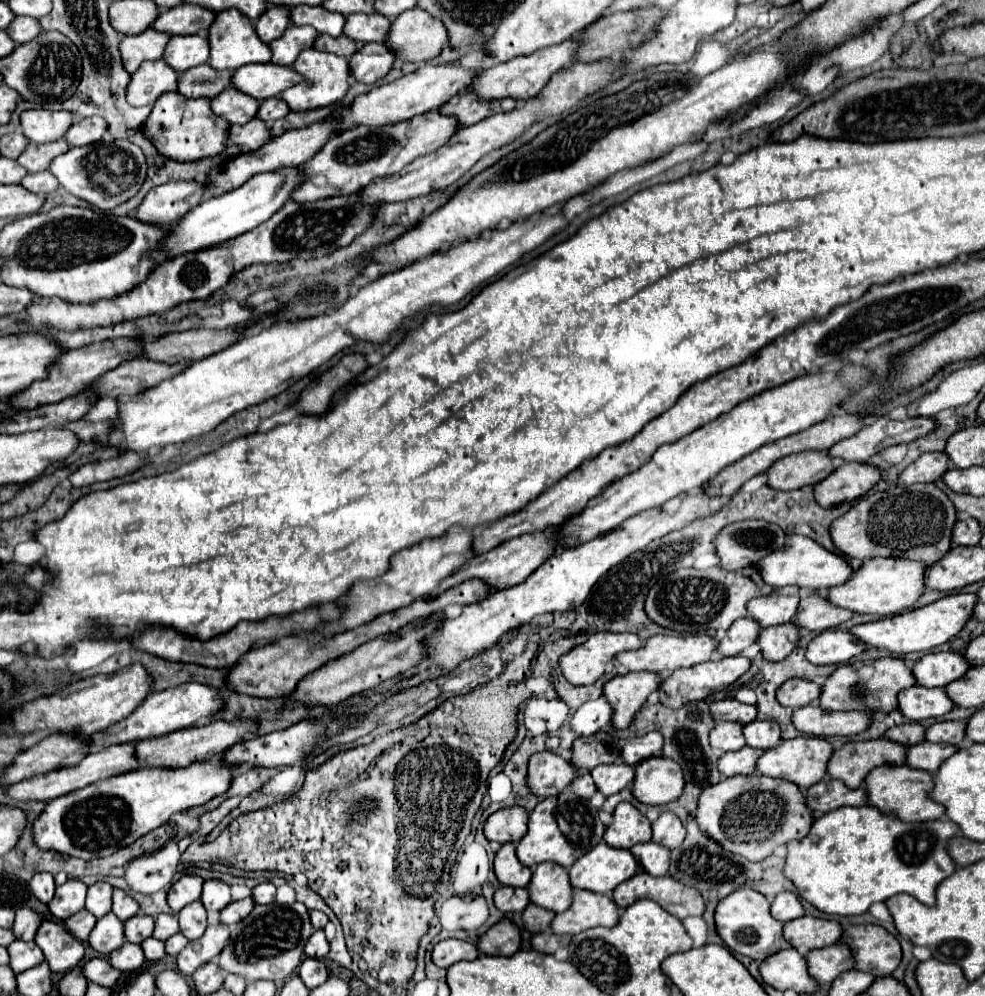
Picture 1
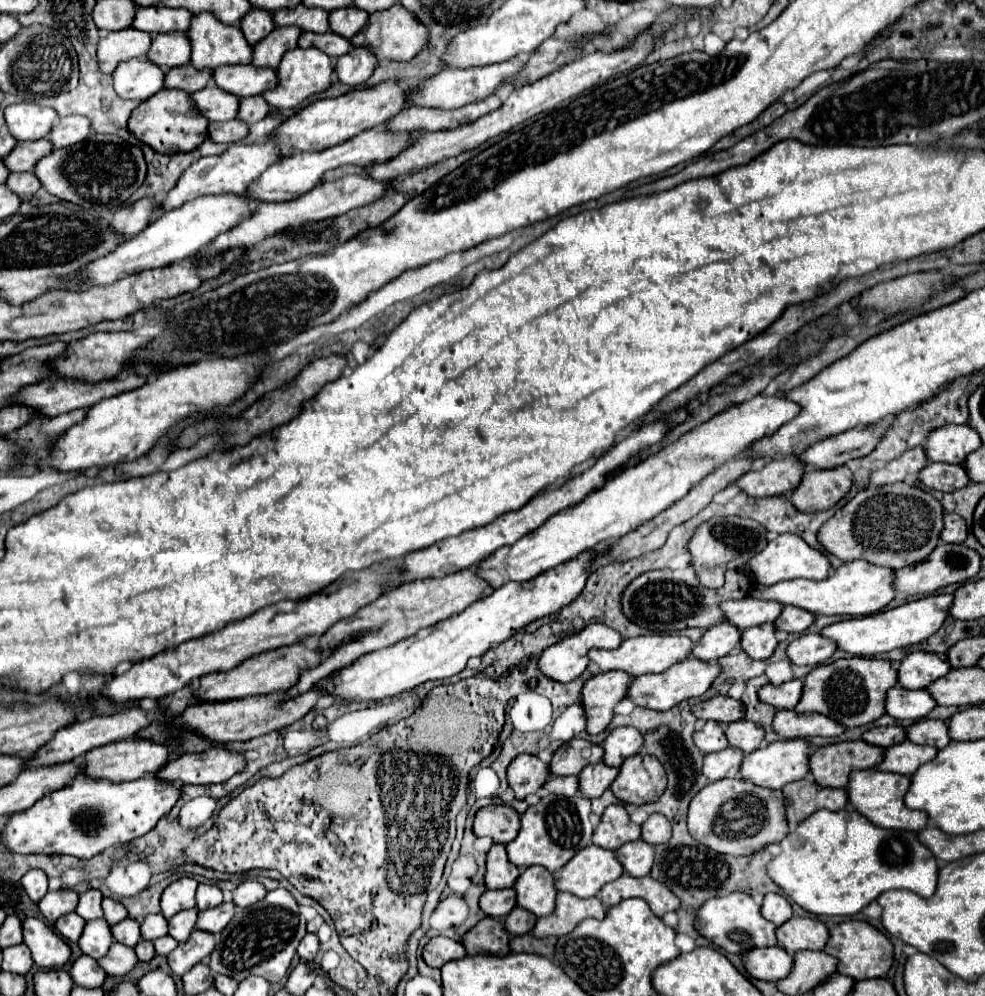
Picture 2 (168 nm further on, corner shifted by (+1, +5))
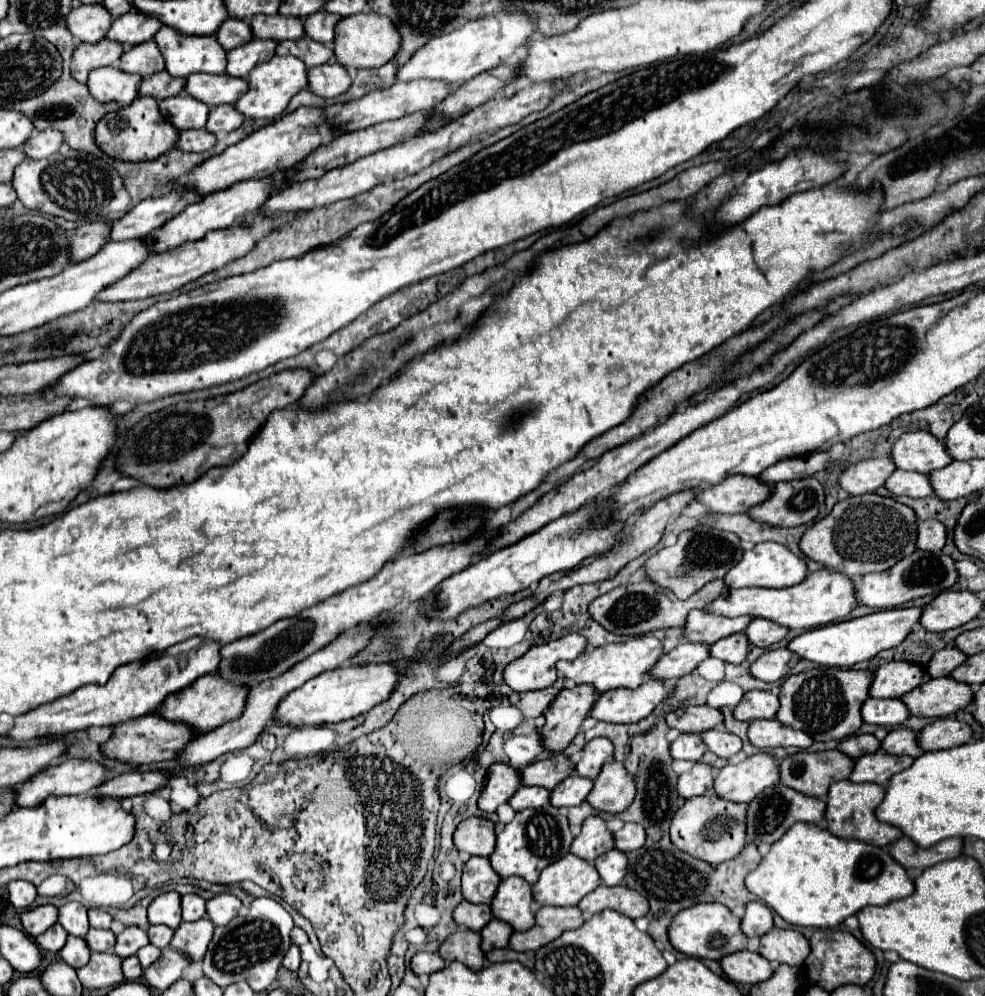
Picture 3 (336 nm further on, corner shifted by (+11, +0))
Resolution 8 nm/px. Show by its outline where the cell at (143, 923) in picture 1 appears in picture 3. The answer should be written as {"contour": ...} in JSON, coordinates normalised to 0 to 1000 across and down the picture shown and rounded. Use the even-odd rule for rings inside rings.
{"contour":[[[90,933],[86,939],[86,945],[92,955],[113,955],[117,949],[117,939],[105,933]]]}

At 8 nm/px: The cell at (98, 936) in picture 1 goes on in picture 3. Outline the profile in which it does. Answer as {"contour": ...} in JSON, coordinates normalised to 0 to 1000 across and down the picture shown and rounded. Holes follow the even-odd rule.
{"contour":[[[72,939],[72,941],[68,941],[68,947],[60,955],[60,959],[62,959],[62,963],[68,969],[72,969],[74,973],[80,973],[80,971],[84,971],[90,965],[92,955],[90,955],[90,951],[88,951],[88,947],[86,947],[84,941],[74,941]]]}

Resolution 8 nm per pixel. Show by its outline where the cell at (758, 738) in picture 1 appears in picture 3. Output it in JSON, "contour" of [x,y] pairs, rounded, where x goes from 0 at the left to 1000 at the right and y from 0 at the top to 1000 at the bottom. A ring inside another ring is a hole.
{"contour":[[[736,732],[716,734],[716,736],[712,736],[712,742],[722,756],[726,756],[728,760],[734,760],[734,762],[740,762],[752,754],[752,742],[744,736],[738,736]]]}

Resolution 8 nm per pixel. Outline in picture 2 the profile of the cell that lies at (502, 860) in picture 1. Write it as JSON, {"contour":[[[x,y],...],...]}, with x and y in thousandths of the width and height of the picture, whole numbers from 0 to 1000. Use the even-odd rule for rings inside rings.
{"contour":[[[501,847],[498,853],[494,855],[494,876],[492,876],[494,892],[496,894],[519,892],[525,882],[527,882],[527,871],[517,865],[513,849]]]}

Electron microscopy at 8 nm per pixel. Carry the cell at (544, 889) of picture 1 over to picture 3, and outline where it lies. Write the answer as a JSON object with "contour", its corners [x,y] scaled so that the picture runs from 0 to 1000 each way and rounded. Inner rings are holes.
{"contour":[[[517,881],[507,887],[505,899],[498,905],[501,921],[513,925],[521,935],[535,935],[543,929],[539,889],[529,881]]]}

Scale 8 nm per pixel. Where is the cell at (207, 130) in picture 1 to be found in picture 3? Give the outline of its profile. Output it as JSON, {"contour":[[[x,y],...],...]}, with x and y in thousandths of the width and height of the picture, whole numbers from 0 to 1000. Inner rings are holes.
{"contour":[[[139,97],[133,105],[107,113],[107,117],[103,117],[96,130],[96,144],[111,158],[137,164],[137,162],[159,160],[161,156],[176,150],[180,134],[182,132],[176,130],[176,126],[172,126],[172,121],[163,117],[159,101],[155,97]]]}

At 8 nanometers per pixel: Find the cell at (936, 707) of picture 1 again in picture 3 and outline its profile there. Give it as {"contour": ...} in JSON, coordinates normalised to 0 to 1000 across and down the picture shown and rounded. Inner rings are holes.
{"contour":[[[882,700],[874,710],[874,720],[876,720],[876,726],[898,730],[898,728],[915,728],[923,720],[923,714],[915,702],[896,704],[896,702]]]}

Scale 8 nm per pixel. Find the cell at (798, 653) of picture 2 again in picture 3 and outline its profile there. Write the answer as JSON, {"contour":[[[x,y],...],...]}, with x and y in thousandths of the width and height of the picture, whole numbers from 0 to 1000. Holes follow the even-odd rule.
{"contour":[[[787,652],[787,654],[777,654],[764,668],[762,668],[762,678],[773,684],[791,684],[801,678],[803,668],[809,666],[811,660],[803,656],[801,652]]]}

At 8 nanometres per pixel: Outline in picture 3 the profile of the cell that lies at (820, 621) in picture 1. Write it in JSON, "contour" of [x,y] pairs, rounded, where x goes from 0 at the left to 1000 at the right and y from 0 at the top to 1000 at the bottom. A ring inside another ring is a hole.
{"contour":[[[764,621],[758,630],[756,630],[756,638],[760,642],[762,648],[766,650],[781,650],[789,644],[793,644],[799,638],[801,632],[785,626],[785,623],[777,623],[777,621]]]}

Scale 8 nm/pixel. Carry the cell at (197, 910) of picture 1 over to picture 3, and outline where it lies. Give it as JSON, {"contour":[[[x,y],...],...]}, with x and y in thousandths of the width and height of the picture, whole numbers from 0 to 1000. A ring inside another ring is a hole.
{"contour":[[[151,929],[151,933],[149,933],[151,945],[153,945],[155,949],[159,949],[161,953],[168,953],[168,951],[172,949],[176,937],[178,937],[178,935],[172,933],[172,931],[168,931],[168,929]]]}

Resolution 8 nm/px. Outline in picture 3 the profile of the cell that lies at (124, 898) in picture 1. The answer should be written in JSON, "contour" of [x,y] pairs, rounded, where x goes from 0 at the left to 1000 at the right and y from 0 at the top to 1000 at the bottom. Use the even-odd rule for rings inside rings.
{"contour":[[[90,913],[90,929],[96,933],[111,933],[113,931],[113,919],[105,913]]]}

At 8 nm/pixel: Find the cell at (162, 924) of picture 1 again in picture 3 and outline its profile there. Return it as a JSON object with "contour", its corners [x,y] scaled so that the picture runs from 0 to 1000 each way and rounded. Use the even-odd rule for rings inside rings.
{"contour":[[[127,931],[125,937],[119,939],[119,947],[115,951],[115,957],[123,963],[137,959],[145,949],[151,947],[149,937],[143,931]]]}

